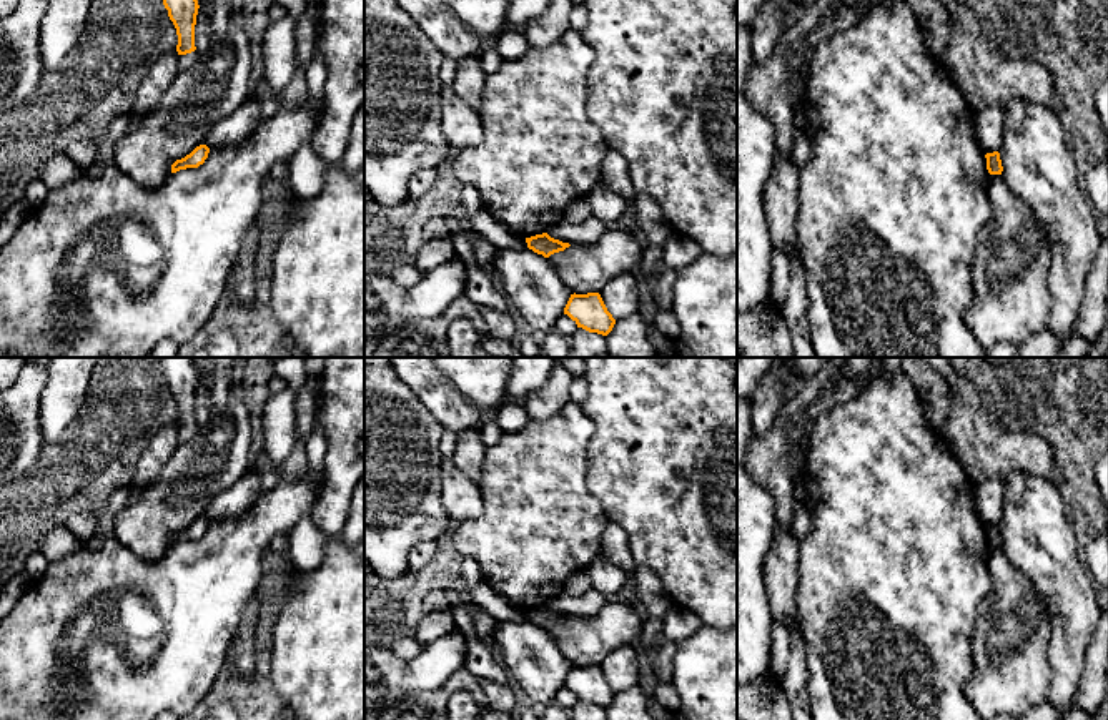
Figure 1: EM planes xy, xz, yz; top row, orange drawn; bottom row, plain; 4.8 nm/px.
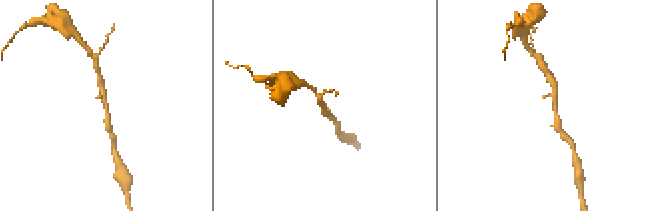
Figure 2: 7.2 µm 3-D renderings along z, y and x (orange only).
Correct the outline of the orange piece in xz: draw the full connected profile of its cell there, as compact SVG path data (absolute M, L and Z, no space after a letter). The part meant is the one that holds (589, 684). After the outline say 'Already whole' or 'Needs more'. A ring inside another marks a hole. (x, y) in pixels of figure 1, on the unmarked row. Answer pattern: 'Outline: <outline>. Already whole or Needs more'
Outline: M599 665L571 667L564 687L567 687L577 700L602 708L607 708L616 697Z. Already whole

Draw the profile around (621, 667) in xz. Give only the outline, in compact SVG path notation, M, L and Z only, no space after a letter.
M617 647L602 662L601 670L614 692L624 692L639 685L639 660L636 650Z

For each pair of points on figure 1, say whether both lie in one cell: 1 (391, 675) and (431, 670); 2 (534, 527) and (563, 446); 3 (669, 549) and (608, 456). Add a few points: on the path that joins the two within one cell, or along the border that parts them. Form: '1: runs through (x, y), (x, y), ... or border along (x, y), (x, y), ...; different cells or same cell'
1: runs through (401, 675), (421, 674); same cell
2: runs through (536, 507), (536, 476), (543, 466); same cell
3: runs through (669, 526), (669, 517), (631, 479); same cell

